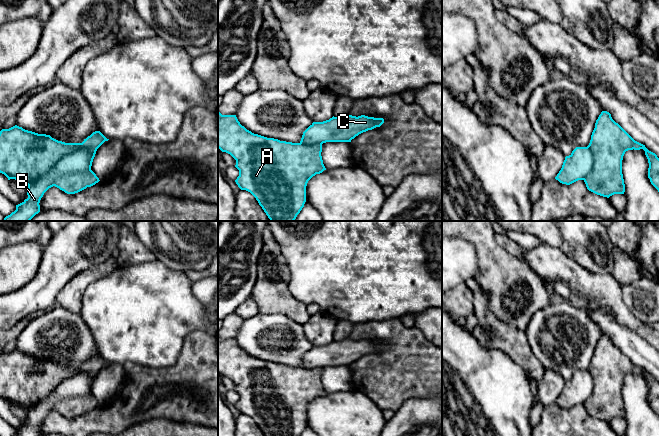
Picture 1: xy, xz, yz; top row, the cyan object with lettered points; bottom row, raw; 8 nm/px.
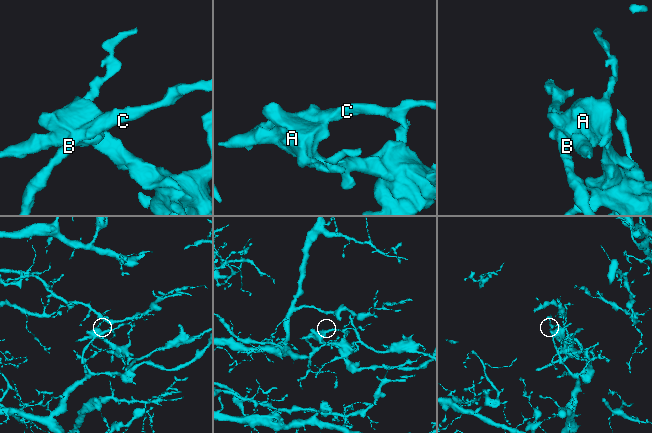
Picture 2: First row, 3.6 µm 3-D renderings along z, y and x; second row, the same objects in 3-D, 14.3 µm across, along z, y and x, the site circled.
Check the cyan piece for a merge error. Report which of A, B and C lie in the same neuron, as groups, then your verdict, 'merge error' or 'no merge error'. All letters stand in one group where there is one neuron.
groups A / B C; merge error

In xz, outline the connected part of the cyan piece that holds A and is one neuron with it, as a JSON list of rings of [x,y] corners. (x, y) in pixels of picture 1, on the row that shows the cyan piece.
[[[219,111],[218,148],[236,160],[235,167],[239,170],[236,184],[241,190],[250,192],[256,198],[270,221],[294,221],[306,202],[308,181],[326,170],[321,156],[322,144],[292,143],[254,134],[240,124],[236,115],[222,115]]]

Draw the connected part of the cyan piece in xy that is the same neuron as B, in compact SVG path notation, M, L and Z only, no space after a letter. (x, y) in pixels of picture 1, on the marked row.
M82 148L59 159L48 173L28 186L28 198L16 205L16 210L6 216L3 221L30 221L40 212L40 200L44 193L54 186L56 180L65 175L91 171L95 154L96 151Z

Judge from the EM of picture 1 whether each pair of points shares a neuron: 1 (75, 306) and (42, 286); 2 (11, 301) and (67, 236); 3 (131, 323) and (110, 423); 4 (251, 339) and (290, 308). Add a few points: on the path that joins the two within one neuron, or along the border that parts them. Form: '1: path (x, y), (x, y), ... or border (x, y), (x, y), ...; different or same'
1: border (72, 278), (59, 291), (56, 301); different
2: path (30, 294), (57, 267), (66, 255); same
3: border (123, 364), (135, 362), (146, 366); different
4: border (260, 313), (282, 313), (302, 325); different

